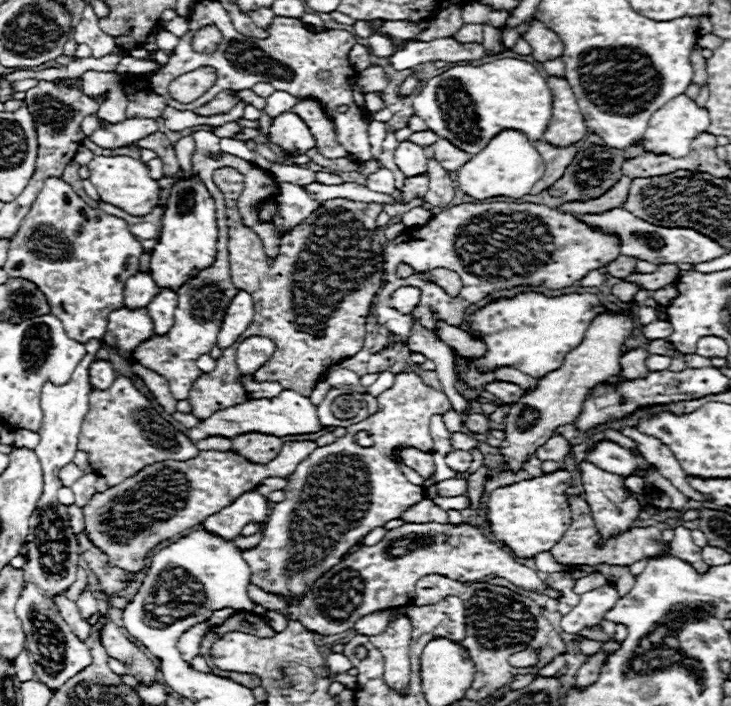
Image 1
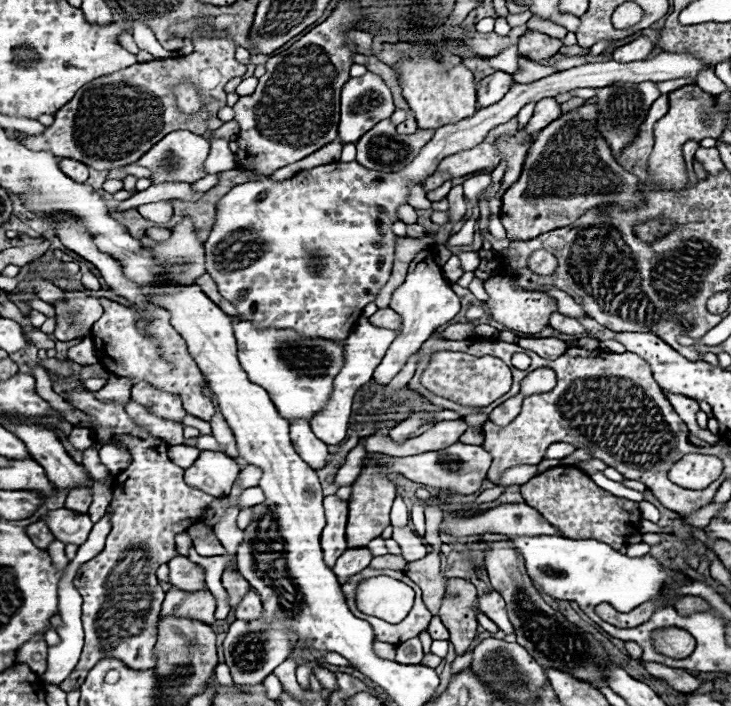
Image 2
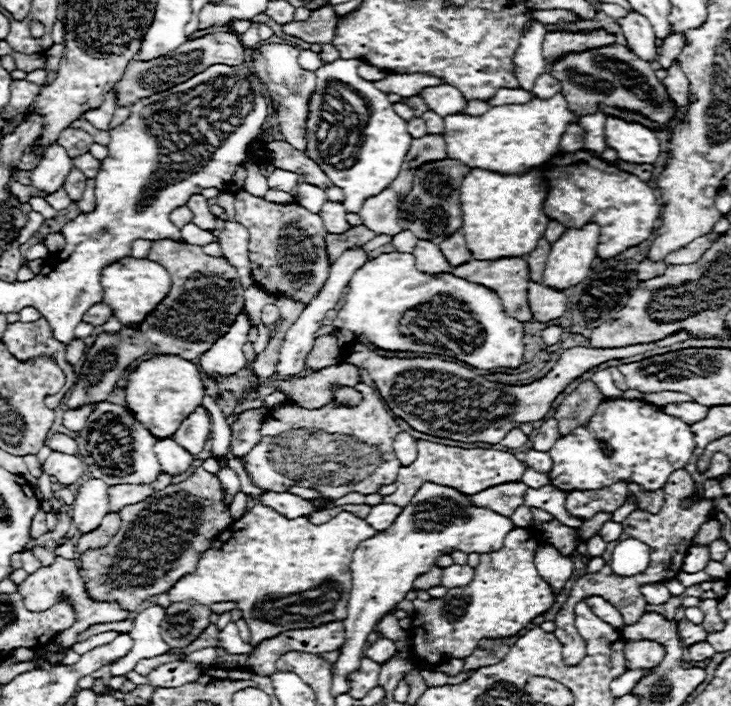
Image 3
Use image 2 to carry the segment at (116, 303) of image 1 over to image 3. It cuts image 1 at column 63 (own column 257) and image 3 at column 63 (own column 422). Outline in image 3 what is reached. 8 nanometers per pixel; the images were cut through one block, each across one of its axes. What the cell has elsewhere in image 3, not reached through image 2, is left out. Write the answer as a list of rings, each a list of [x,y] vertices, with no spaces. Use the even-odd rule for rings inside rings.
[[[52,144],[46,154],[40,158],[36,168],[32,170],[32,186],[40,188],[48,194],[54,194],[62,188],[68,172],[72,168],[72,160],[60,144]]]

